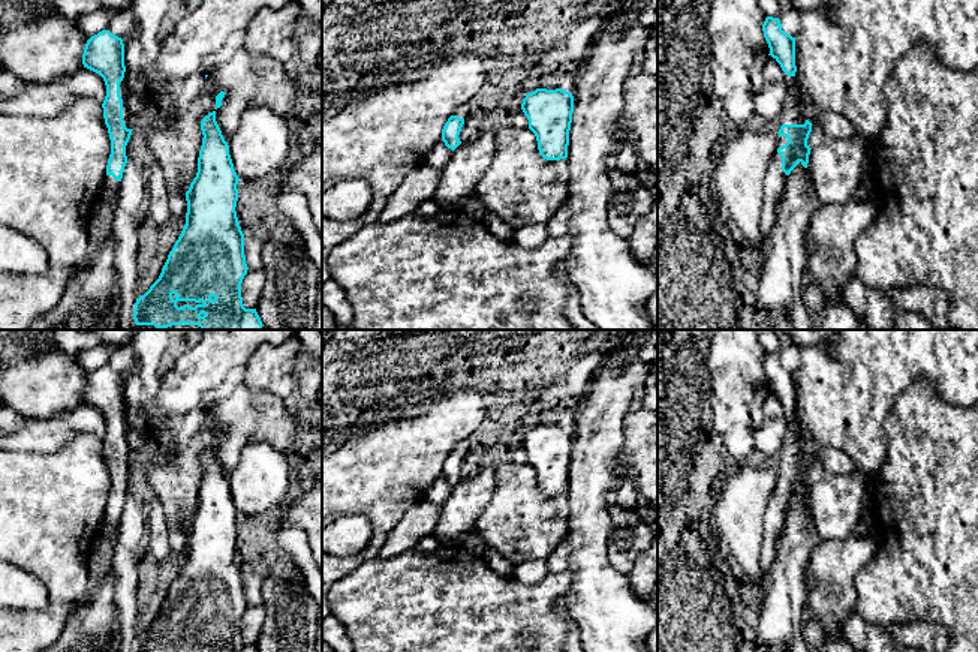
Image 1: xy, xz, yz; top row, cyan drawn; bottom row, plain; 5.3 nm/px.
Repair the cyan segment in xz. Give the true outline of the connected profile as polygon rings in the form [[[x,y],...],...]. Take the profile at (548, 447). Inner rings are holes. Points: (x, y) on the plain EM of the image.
[[[536,424],[526,430],[521,445],[536,472],[539,490],[547,496],[566,495],[574,448],[572,429]]]

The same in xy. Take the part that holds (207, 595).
[[[216,447],[201,457],[202,481],[198,508],[186,528],[186,561],[175,577],[159,615],[136,634],[133,652],[259,652],[246,645],[241,619],[247,610],[244,570],[237,553],[240,517],[229,481],[216,457]]]

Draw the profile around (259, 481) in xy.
[[[267,442],[247,445],[229,474],[229,490],[240,516],[258,516],[283,507],[294,492],[286,453]]]

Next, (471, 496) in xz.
[[[490,466],[473,477],[461,478],[442,505],[434,537],[442,546],[458,546],[475,529],[478,517],[488,507],[496,490],[496,469]]]

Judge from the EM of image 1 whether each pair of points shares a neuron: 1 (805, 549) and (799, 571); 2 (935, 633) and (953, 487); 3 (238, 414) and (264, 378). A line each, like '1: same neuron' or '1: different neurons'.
1: same neuron
2: different neurons
3: different neurons

